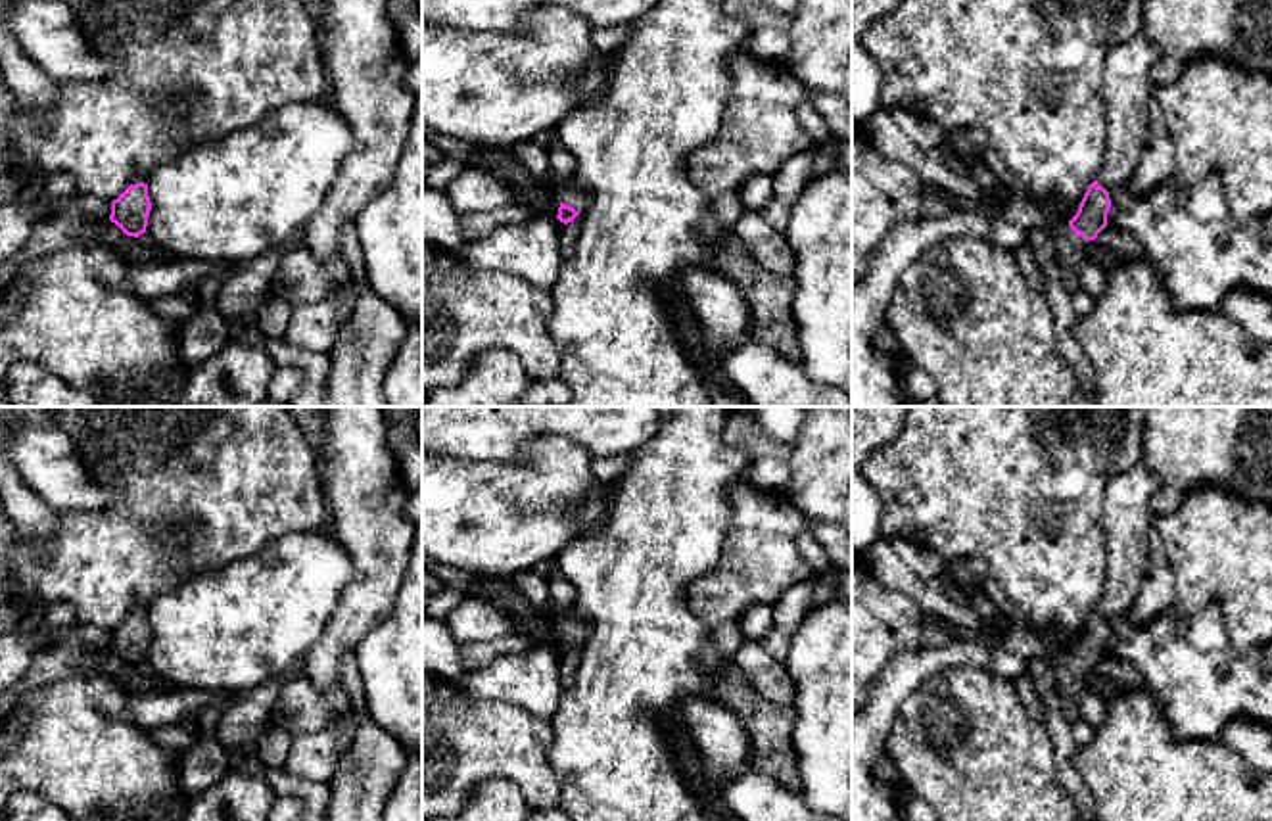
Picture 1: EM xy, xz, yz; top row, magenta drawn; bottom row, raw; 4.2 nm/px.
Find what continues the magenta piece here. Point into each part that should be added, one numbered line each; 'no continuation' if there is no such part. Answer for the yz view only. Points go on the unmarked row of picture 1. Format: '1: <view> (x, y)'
1: yz (1127, 518)
2: yz (1069, 674)

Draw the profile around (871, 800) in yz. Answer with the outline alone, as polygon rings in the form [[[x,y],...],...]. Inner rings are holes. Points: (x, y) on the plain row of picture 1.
[[[954,639],[942,646],[898,652],[875,681],[865,706],[852,714],[852,821],[902,821],[896,792],[877,781],[890,729],[904,702],[948,668],[986,669],[988,646]]]

